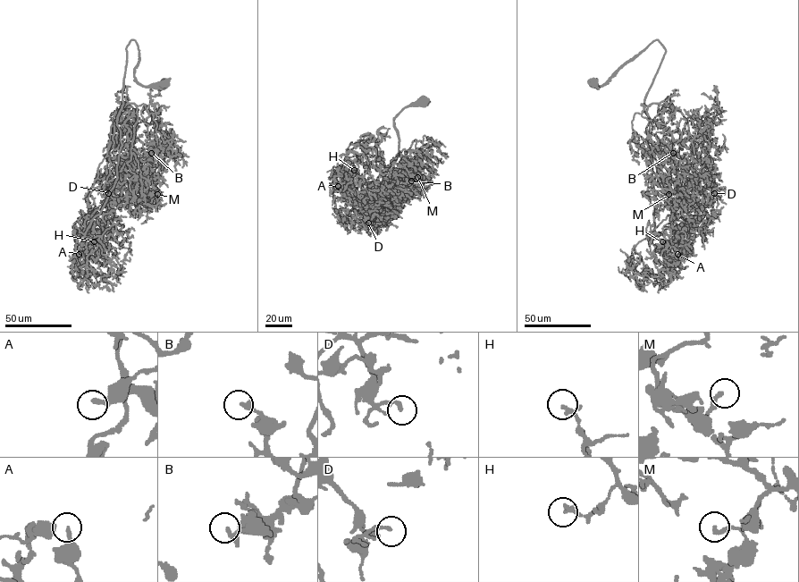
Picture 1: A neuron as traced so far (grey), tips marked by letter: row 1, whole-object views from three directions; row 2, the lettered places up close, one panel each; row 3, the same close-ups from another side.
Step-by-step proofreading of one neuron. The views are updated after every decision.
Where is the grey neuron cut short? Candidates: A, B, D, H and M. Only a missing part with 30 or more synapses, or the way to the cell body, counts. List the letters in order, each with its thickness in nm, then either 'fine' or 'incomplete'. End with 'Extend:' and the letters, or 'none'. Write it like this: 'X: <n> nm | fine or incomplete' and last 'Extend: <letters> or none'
A: 240 nm | fine
B: 280 nm | fine
D: 200 nm | fine
H: 200 nm | fine
M: 240 nm | fine
Extend: none

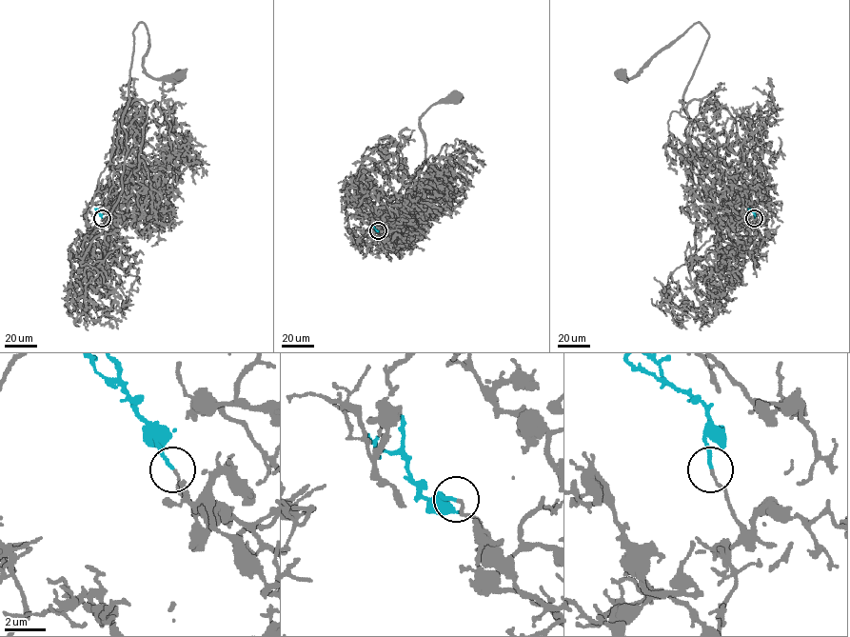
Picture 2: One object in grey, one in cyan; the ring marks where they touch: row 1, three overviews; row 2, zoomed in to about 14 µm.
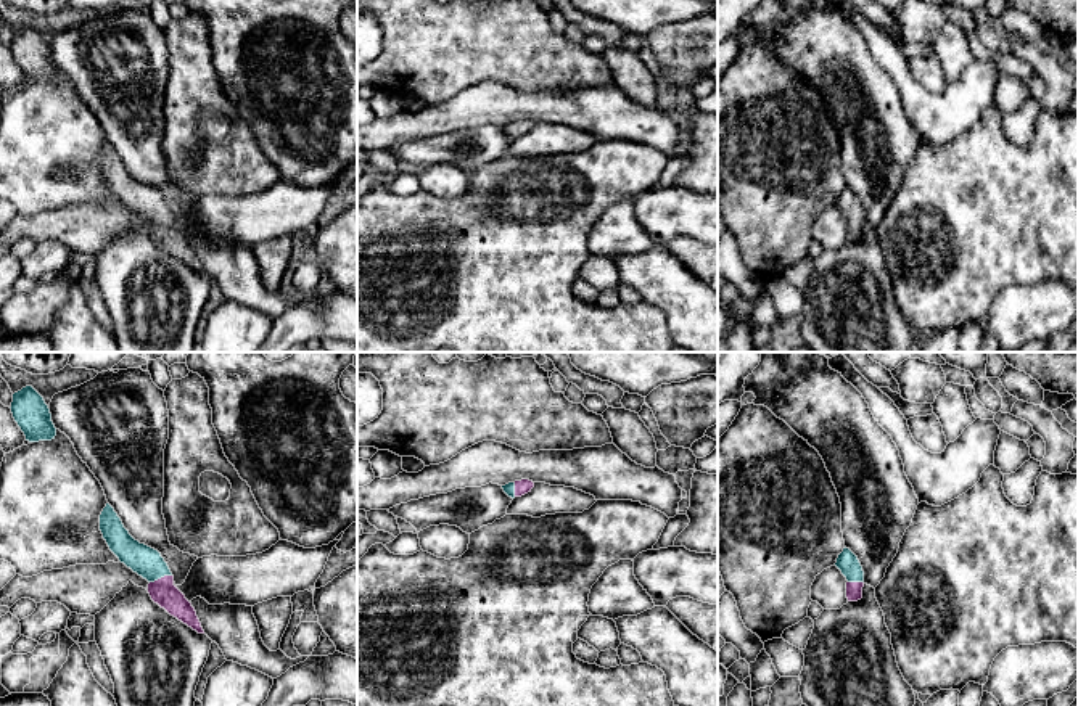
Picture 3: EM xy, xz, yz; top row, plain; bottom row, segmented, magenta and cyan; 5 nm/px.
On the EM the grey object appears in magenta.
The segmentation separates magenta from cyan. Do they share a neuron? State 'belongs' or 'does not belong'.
belongs

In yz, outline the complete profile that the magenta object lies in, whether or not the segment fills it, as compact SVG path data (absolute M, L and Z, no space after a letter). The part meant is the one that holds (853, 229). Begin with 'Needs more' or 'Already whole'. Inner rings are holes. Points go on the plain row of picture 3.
Needs more. M843 188L838 195L835 206L846 217L846 238L848 241L858 241L862 238L864 211L858 196L850 190Z

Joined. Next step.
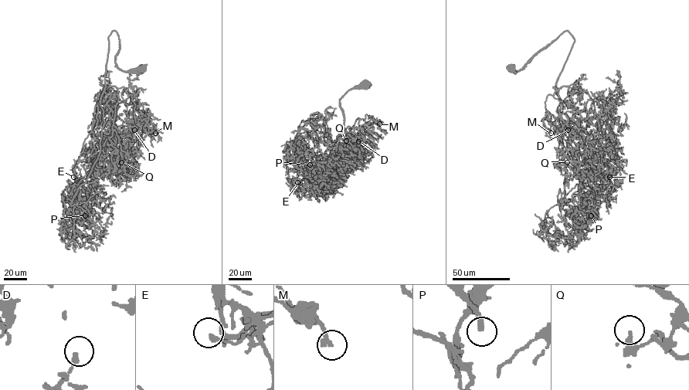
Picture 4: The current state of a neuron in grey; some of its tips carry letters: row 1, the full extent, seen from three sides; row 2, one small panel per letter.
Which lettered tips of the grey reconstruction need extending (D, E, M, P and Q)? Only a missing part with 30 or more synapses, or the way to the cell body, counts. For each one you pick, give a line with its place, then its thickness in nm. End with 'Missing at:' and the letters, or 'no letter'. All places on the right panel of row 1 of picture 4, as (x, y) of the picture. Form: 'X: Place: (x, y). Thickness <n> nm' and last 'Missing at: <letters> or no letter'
M: Place: (551, 133). Thickness 200 nm
Missing at: M

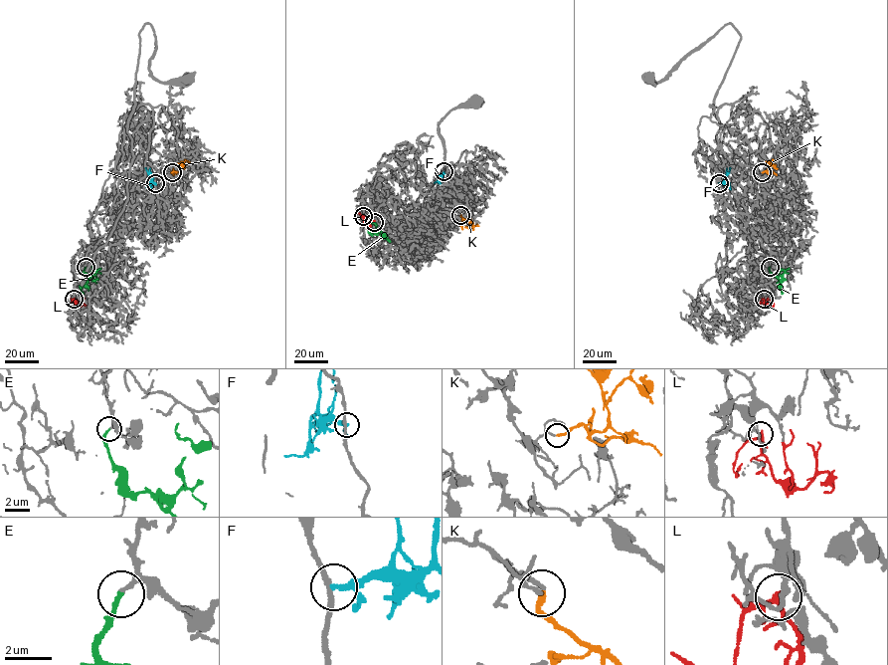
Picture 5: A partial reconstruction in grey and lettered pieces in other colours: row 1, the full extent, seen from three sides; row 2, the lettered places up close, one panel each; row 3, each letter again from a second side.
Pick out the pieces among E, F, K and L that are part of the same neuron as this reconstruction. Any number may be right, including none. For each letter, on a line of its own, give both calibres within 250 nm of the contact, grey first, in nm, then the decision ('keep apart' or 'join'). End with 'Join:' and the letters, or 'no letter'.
E: 150/180 nm | join
F: 220/160 nm | keep apart
K: 160/240 nm | keep apart
L: 160/190 nm | keep apart
Join: E

